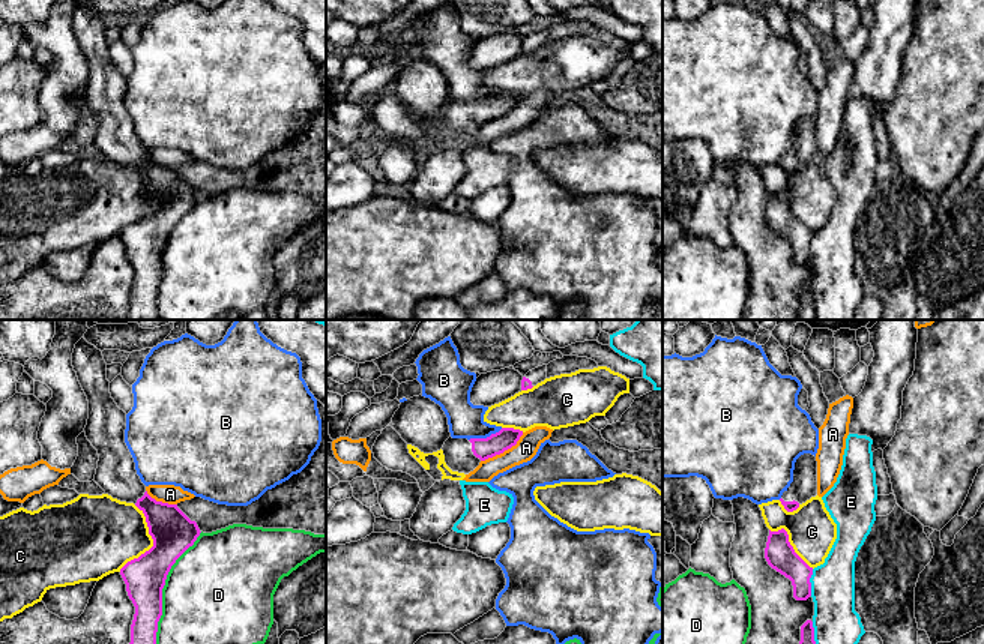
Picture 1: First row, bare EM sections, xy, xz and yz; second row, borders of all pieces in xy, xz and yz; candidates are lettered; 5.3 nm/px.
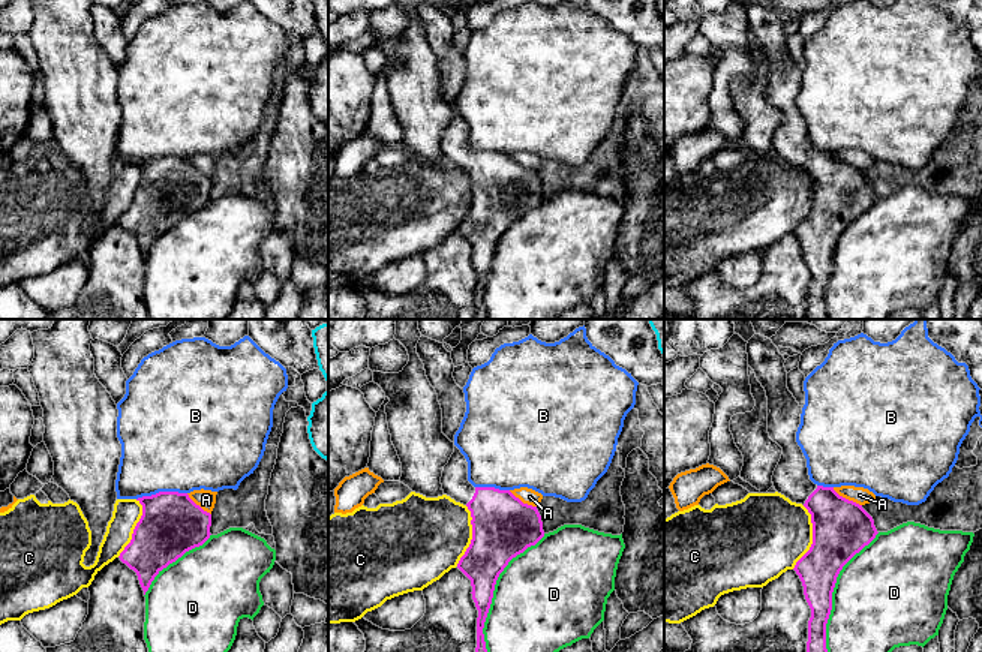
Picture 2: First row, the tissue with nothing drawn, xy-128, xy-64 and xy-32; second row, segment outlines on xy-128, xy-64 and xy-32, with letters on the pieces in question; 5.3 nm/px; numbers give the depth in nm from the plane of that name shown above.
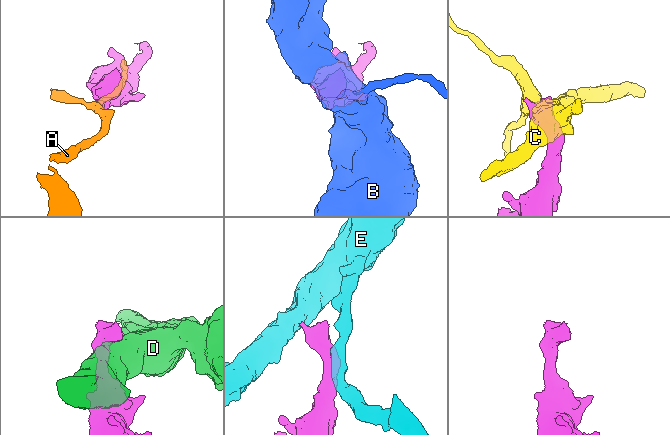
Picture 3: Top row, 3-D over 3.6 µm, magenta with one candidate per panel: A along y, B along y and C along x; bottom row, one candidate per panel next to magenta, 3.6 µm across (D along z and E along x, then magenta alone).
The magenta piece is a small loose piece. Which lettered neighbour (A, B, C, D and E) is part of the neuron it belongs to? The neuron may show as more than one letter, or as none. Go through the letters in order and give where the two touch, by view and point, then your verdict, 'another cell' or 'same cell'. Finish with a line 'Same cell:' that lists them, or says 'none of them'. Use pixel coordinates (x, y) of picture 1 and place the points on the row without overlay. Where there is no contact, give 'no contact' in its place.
A: contact xz (504, 114); another cell
B: contact xz (487, 101); another cell
C: contact xy (153, 206); another cell
D: contact xy (161, 257); another cell
E: contact yz (810, 246); another cell
Same cell: none of them

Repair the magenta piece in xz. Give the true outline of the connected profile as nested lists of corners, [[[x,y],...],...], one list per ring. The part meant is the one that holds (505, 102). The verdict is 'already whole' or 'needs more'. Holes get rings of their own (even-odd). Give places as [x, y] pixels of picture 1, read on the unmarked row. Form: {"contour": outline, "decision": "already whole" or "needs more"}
{"contour": [[[502,92],[487,102],[452,102],[449,101],[442,114],[445,126],[452,135],[469,138],[481,125],[503,117],[517,108],[523,95]]], "decision": "needs more"}

